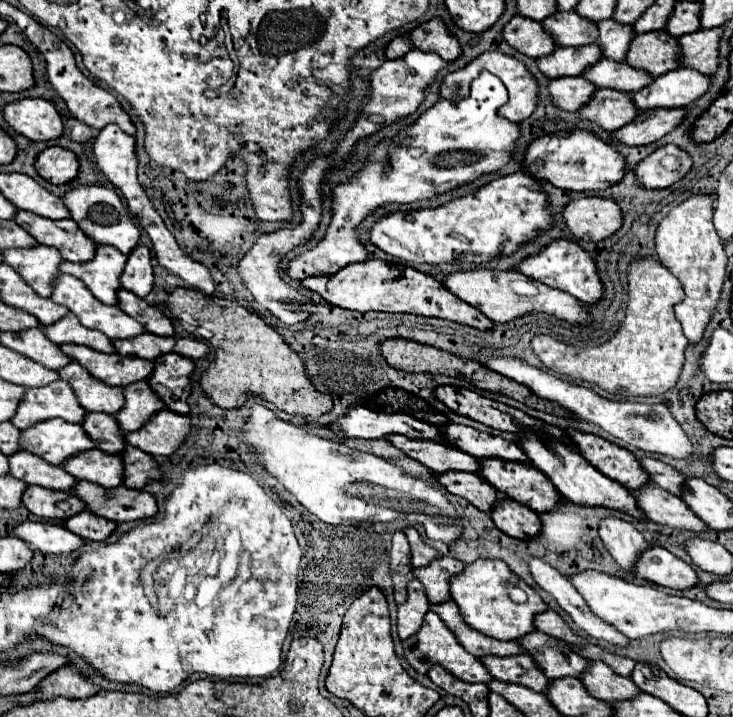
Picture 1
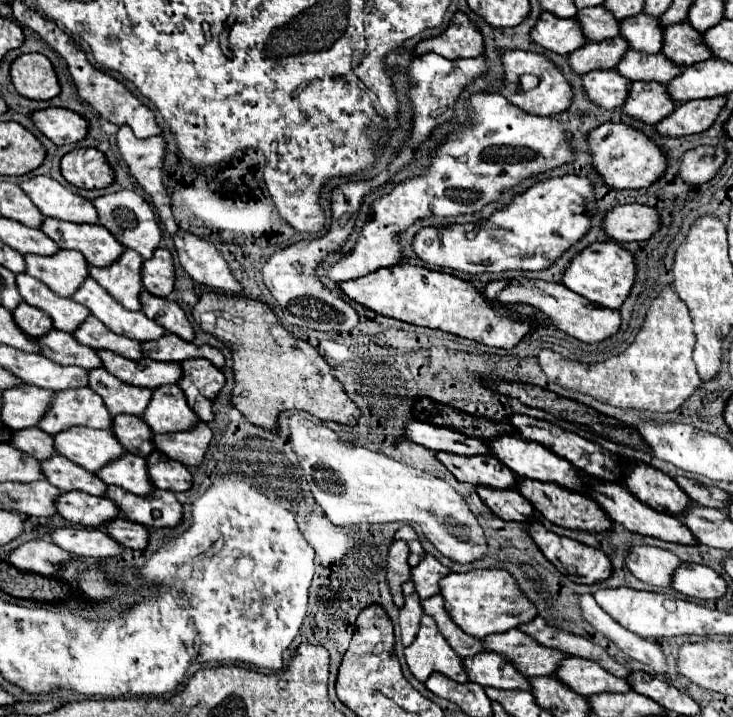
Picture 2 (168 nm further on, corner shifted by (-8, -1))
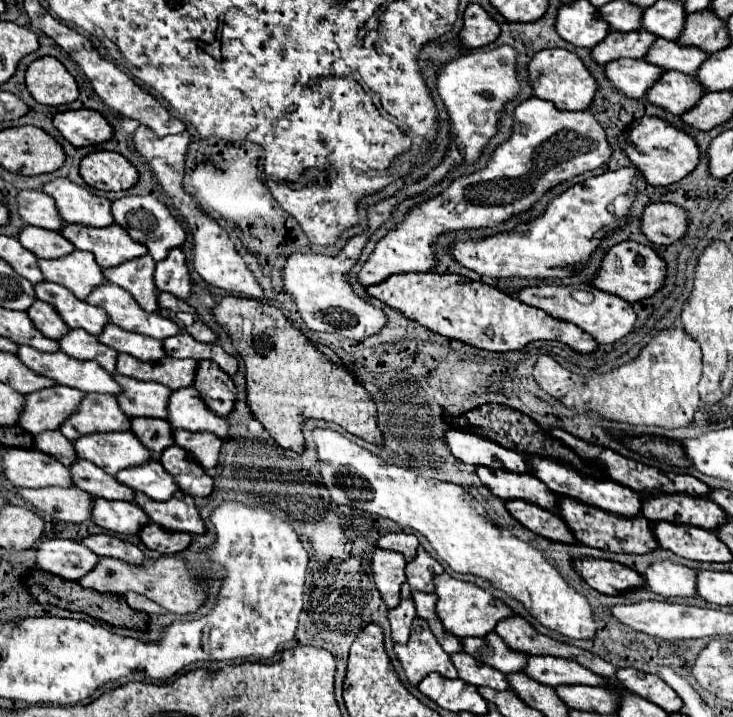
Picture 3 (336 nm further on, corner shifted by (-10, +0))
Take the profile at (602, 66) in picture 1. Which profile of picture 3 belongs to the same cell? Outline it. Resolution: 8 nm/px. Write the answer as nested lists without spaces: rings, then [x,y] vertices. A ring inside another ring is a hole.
[[[656,40],[650,50],[646,52],[644,60],[662,68],[662,70],[676,70],[682,74],[694,74],[700,66],[700,62],[704,62],[702,50],[696,48],[682,48],[678,46],[678,42],[664,42],[664,40]]]

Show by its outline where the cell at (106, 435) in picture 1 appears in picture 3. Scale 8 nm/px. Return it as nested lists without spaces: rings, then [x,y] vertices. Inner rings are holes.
[[[132,418],[130,430],[154,456],[160,456],[164,448],[174,444],[168,422],[160,418]]]

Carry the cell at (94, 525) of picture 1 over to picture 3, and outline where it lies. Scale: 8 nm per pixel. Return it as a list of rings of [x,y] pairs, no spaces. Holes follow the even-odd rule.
[[[148,524],[144,528],[140,528],[140,540],[146,548],[162,554],[162,556],[170,556],[176,554],[180,550],[184,550],[192,536],[186,532],[172,532],[172,530],[164,530],[158,524]]]

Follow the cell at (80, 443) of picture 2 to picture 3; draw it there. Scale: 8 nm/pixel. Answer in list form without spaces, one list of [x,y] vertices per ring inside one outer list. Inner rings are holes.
[[[94,432],[72,442],[78,458],[90,460],[106,474],[144,464],[154,458],[132,432]]]

